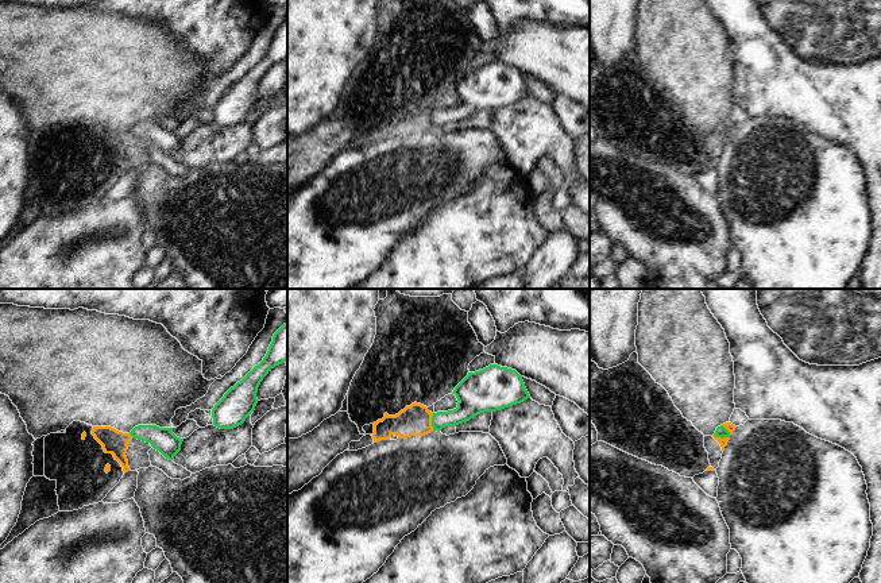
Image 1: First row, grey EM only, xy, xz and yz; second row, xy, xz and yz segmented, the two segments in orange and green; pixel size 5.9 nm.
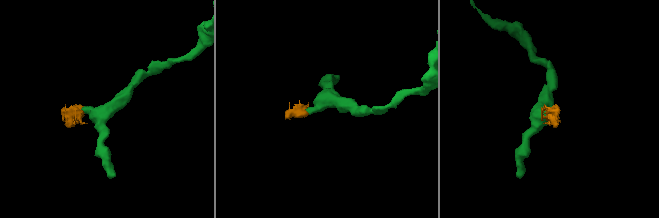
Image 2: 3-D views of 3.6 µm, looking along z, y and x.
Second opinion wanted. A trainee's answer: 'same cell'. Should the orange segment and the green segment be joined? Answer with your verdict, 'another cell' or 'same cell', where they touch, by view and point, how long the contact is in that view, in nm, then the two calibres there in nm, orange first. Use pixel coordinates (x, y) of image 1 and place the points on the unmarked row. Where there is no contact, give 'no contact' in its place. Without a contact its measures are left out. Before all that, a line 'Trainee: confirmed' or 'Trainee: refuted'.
Trainee: refuted
another cell; contact yz (725, 135); length 110 nm; calibres 50 and 70 nm

